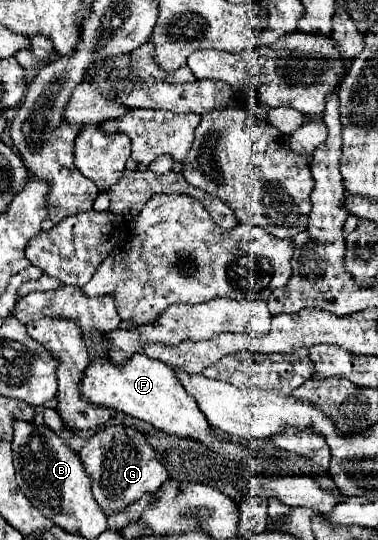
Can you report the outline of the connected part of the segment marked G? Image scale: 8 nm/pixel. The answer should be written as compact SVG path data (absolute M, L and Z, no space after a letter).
M102 427L82 447L80 457L86 465L86 471L92 475L92 493L104 513L110 513L110 509L120 509L122 505L130 505L138 501L144 493L158 491L162 487L162 481L168 479L168 471L162 463L160 453L136 427Z

